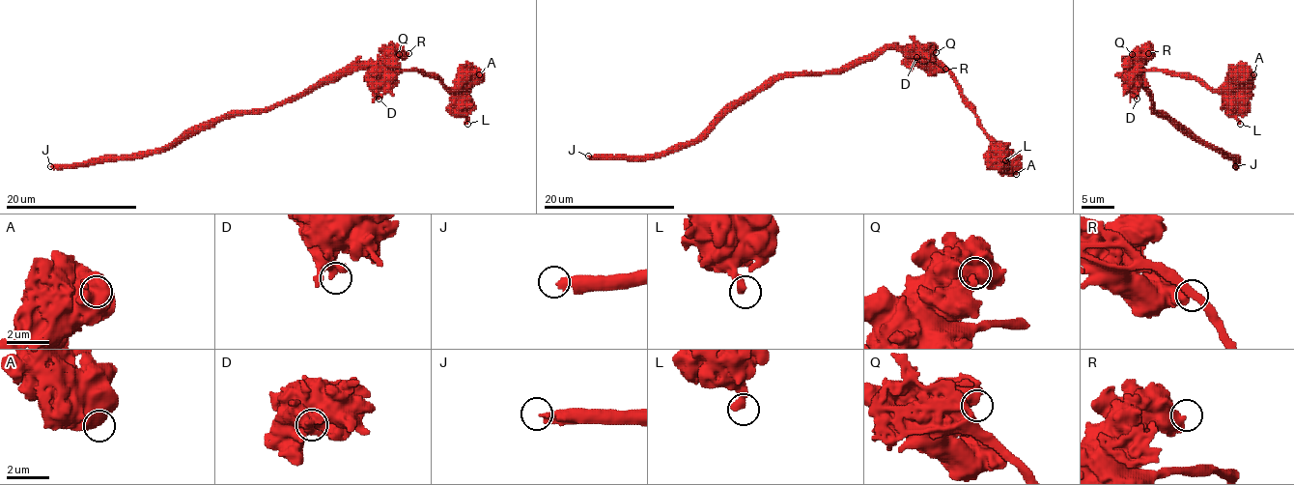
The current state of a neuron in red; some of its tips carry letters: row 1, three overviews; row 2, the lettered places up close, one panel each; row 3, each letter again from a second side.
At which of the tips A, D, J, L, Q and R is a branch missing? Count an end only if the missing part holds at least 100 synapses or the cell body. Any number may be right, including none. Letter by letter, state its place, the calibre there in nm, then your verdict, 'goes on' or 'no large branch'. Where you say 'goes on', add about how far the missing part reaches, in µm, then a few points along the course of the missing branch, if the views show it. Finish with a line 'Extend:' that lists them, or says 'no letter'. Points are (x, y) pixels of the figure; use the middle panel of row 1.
A: place (1016, 174); calibre 1000 nm; no large branch
D: place (916, 57); calibre 600 nm; no large branch
J: place (588, 156); calibre 360 nm; goes on; missing 35 µm
L: place (1005, 160); calibre 400 nm; no large branch
Q: place (936, 52); calibre 340 nm; no large branch
R: place (945, 69); calibre 600 nm; no large branch
Extend: J

